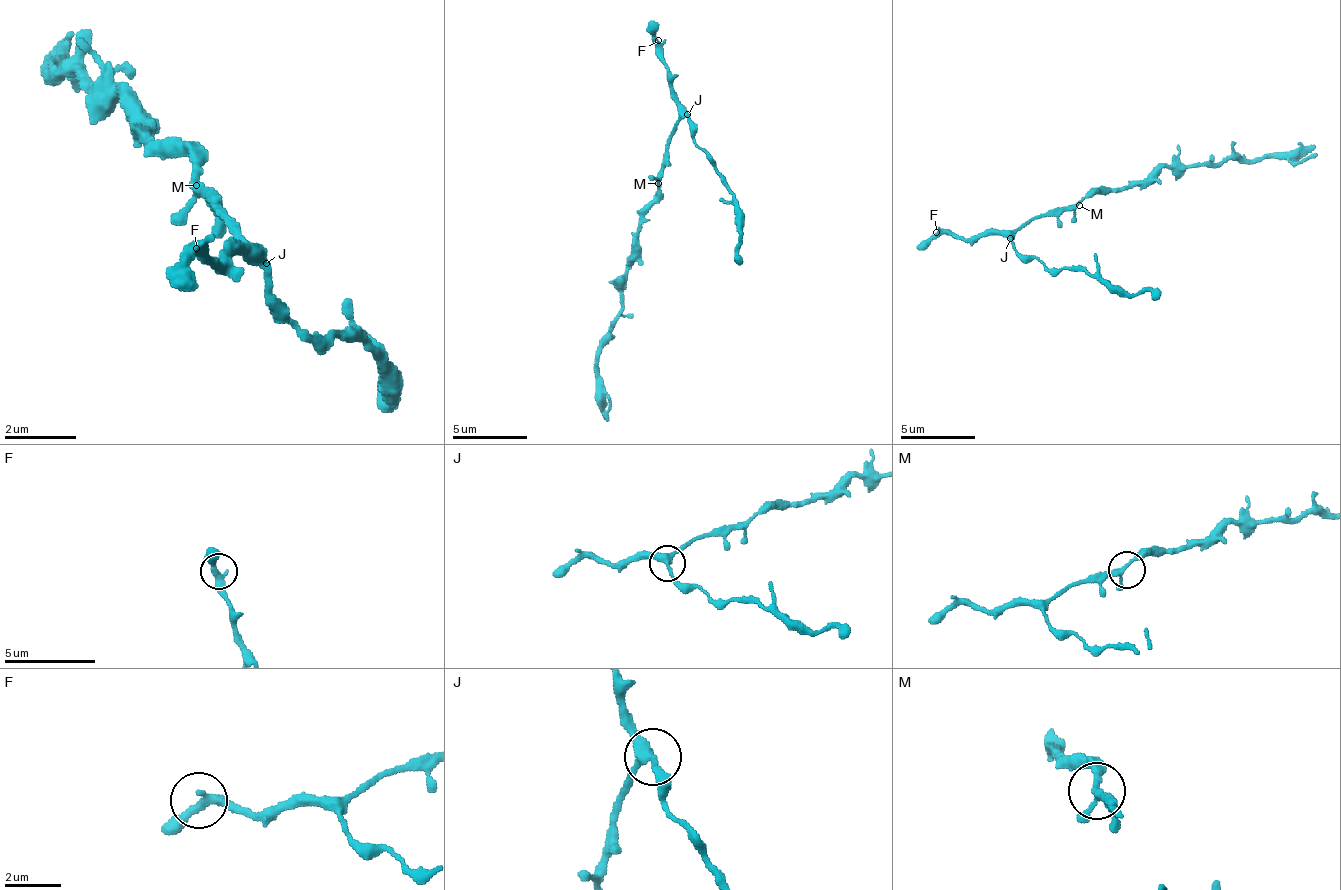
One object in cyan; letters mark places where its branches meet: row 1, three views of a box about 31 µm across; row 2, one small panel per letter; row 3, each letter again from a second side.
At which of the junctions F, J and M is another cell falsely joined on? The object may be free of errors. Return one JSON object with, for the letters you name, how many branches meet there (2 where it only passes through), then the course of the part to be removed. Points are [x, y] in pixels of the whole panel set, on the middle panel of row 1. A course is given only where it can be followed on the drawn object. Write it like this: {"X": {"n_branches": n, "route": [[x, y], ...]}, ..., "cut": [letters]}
{"J": {"n_branches": 3, "route": [[688, 115], [692, 138], [707, 153], [726, 190], [733, 198], [741, 232], [741, 266]]}, "cut": ["J"]}

